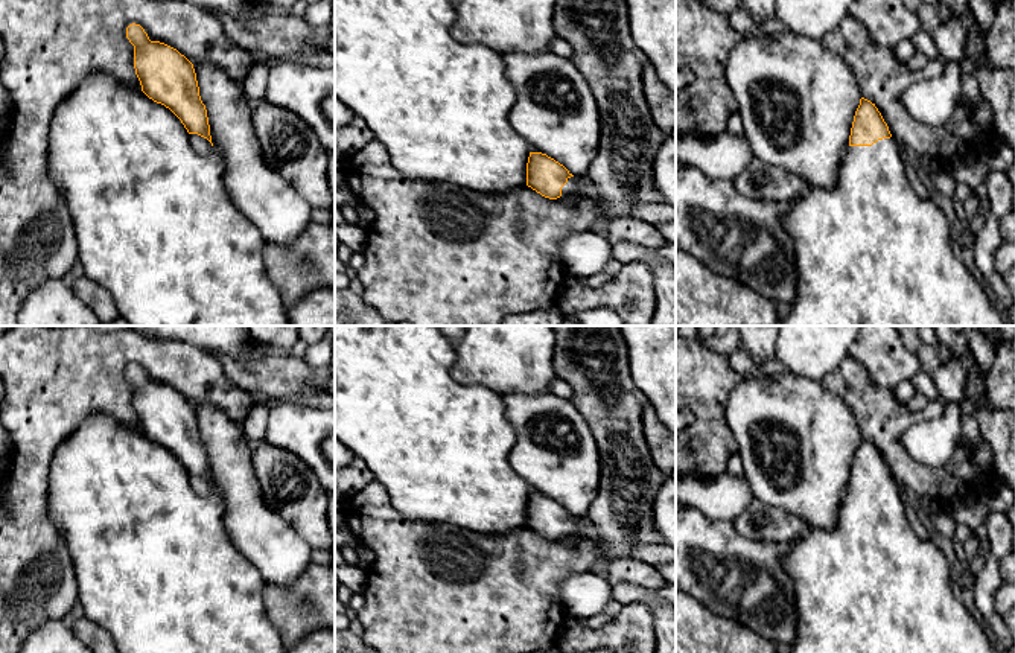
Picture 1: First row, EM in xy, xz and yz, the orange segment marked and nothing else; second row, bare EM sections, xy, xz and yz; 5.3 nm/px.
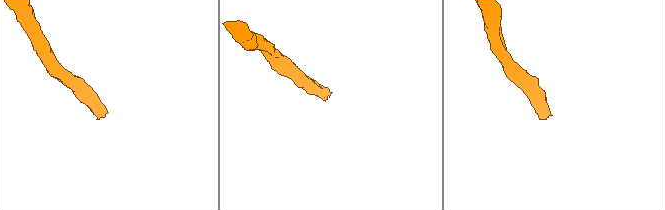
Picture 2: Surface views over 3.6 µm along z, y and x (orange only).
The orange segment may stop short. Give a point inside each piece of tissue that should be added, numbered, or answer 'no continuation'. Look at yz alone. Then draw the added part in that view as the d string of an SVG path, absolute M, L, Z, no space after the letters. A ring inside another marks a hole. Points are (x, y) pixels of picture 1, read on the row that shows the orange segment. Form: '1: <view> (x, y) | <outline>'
1: yz (869, 251) | M893 137L878 140L872 146L848 146L837 170L837 184L832 189L805 186L805 190L793 198L782 225L794 244L797 292L791 312L781 317L776 326L1004 326L1003 311L988 298L983 286L953 253L951 231L942 209L934 201L922 199L912 187L899 155L899 143Z

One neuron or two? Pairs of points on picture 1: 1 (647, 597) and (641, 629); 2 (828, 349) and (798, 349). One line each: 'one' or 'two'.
1: two
2: one

